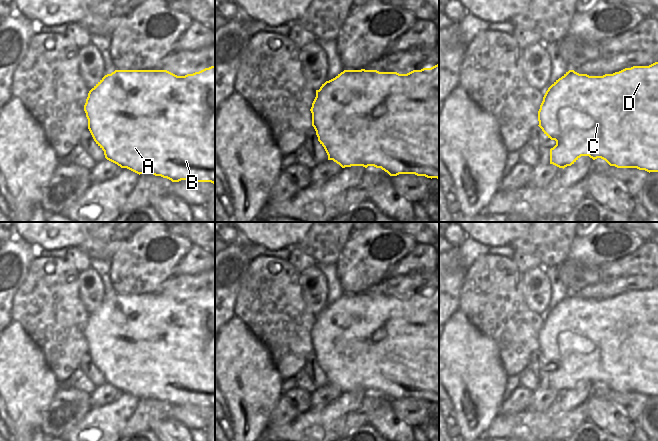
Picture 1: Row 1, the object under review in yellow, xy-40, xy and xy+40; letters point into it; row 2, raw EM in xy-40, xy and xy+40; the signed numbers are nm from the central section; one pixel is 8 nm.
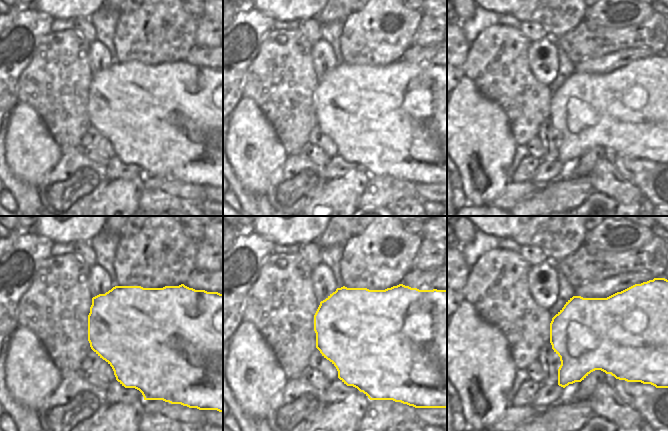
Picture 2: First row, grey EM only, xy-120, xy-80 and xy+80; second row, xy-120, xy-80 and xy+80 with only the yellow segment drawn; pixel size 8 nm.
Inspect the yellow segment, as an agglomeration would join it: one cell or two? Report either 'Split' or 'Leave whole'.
Leave whole

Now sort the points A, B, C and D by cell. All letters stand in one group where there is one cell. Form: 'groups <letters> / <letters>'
groups A B C D

